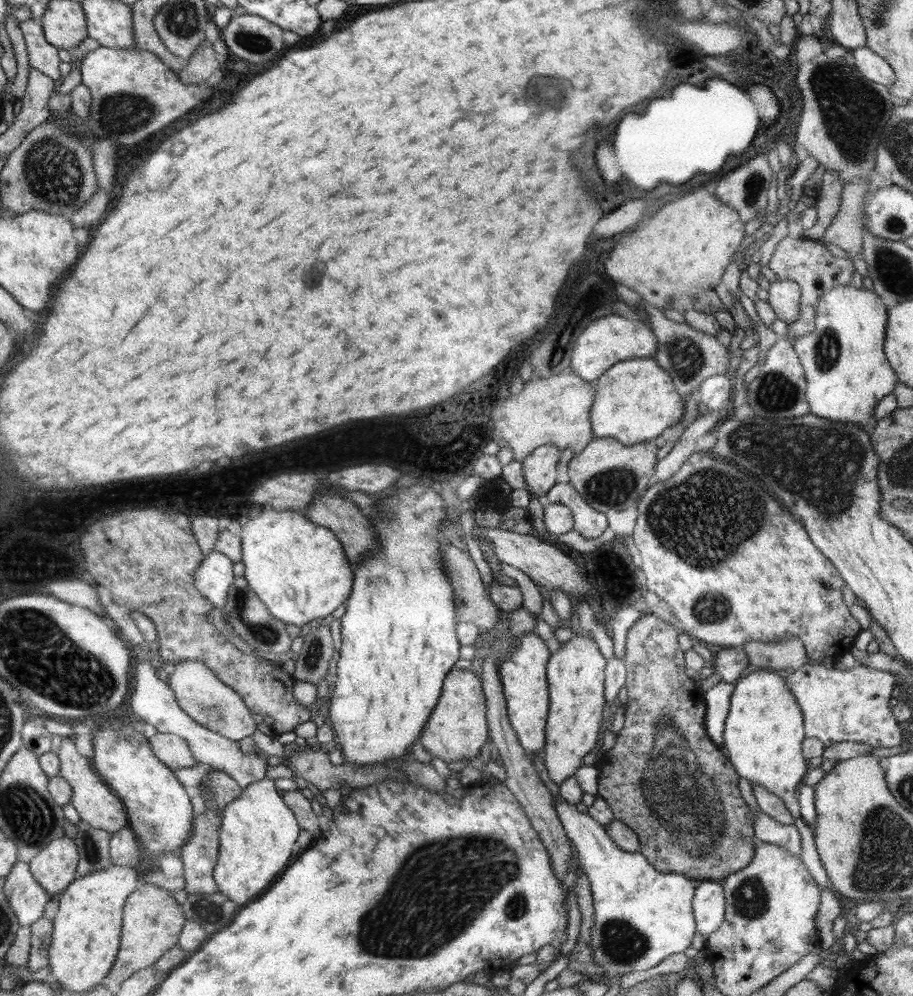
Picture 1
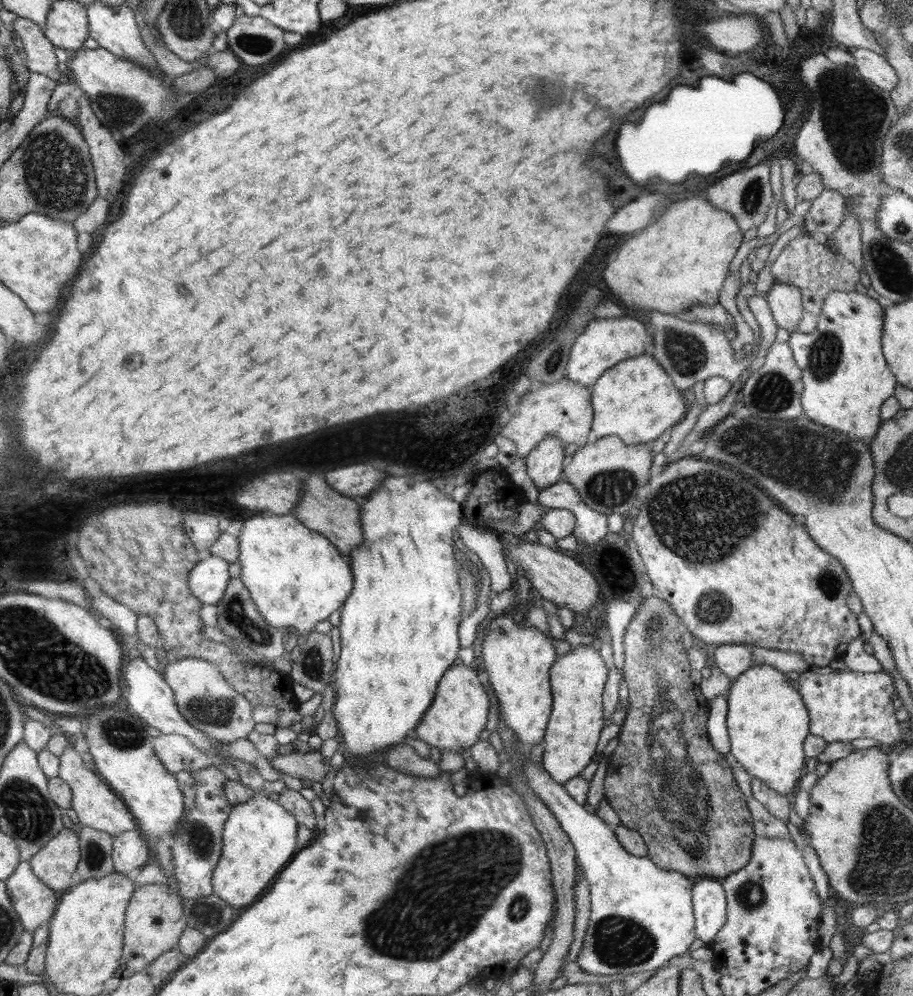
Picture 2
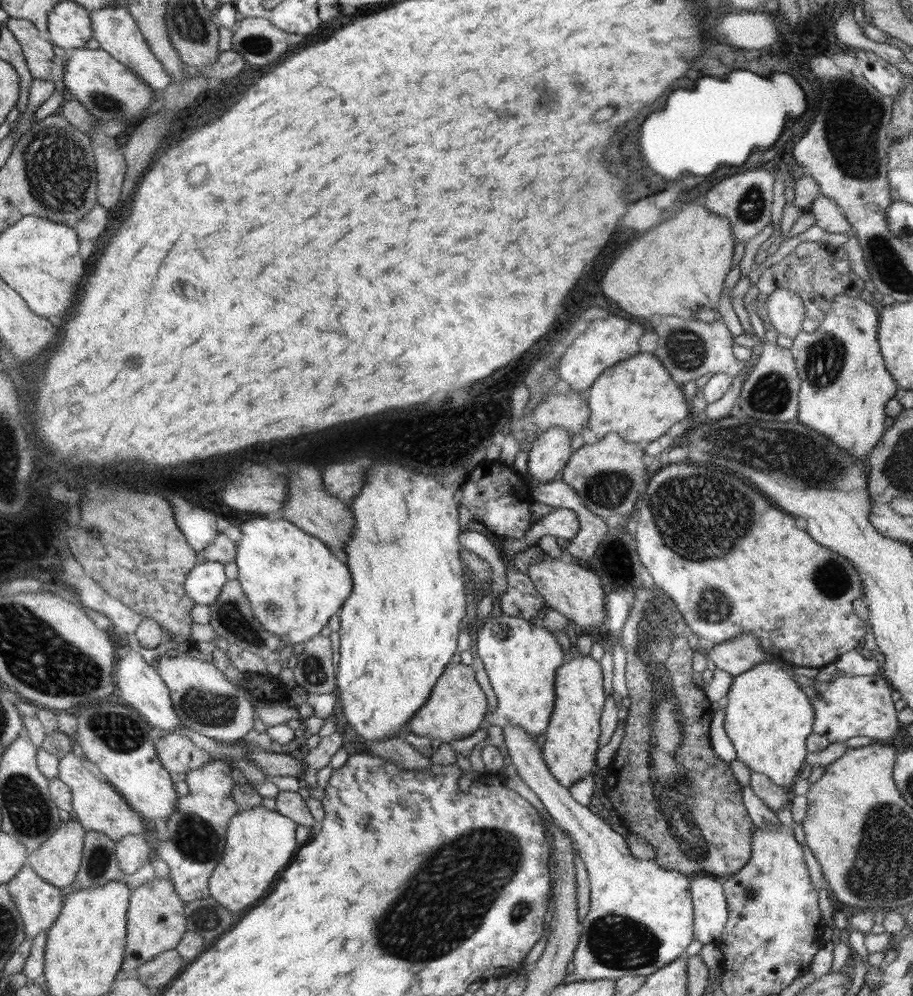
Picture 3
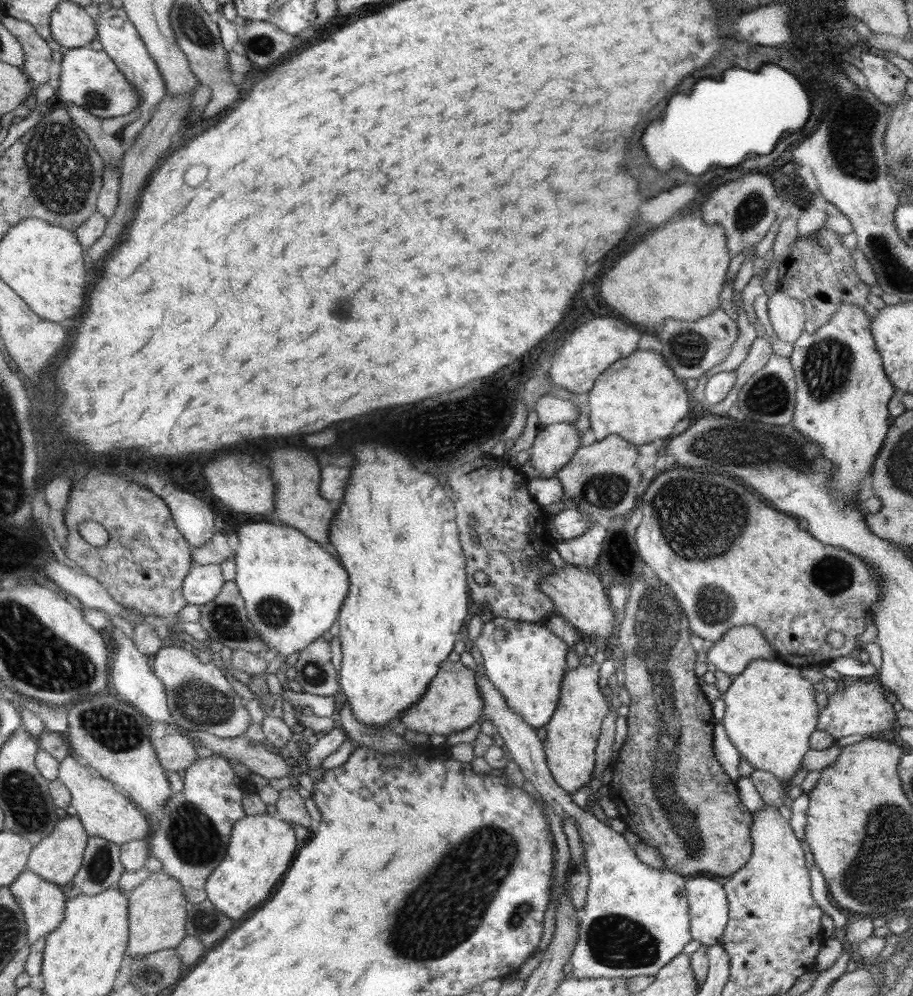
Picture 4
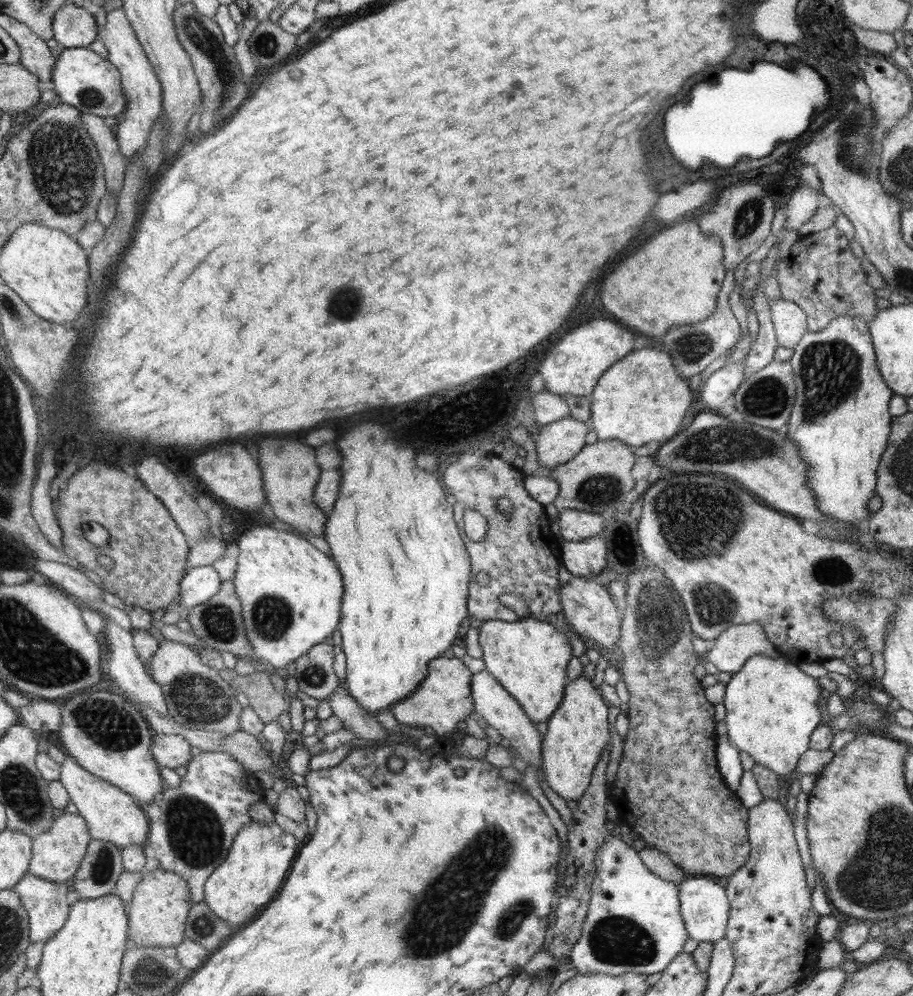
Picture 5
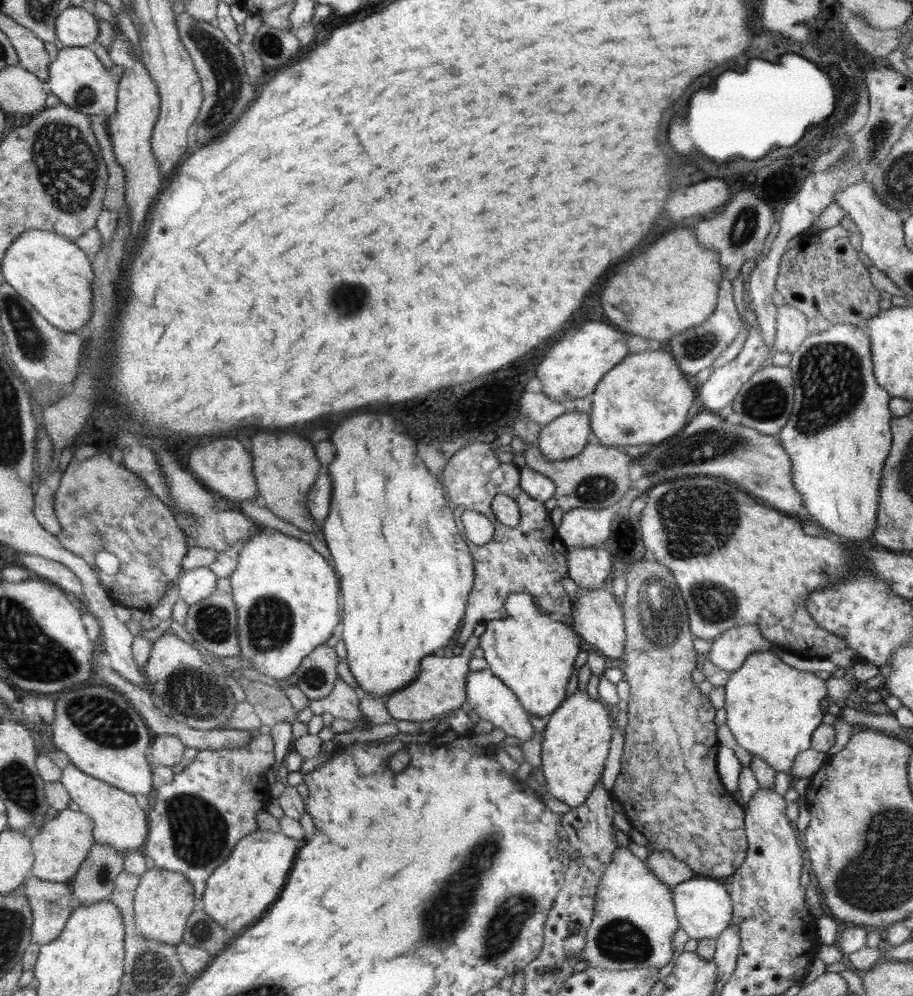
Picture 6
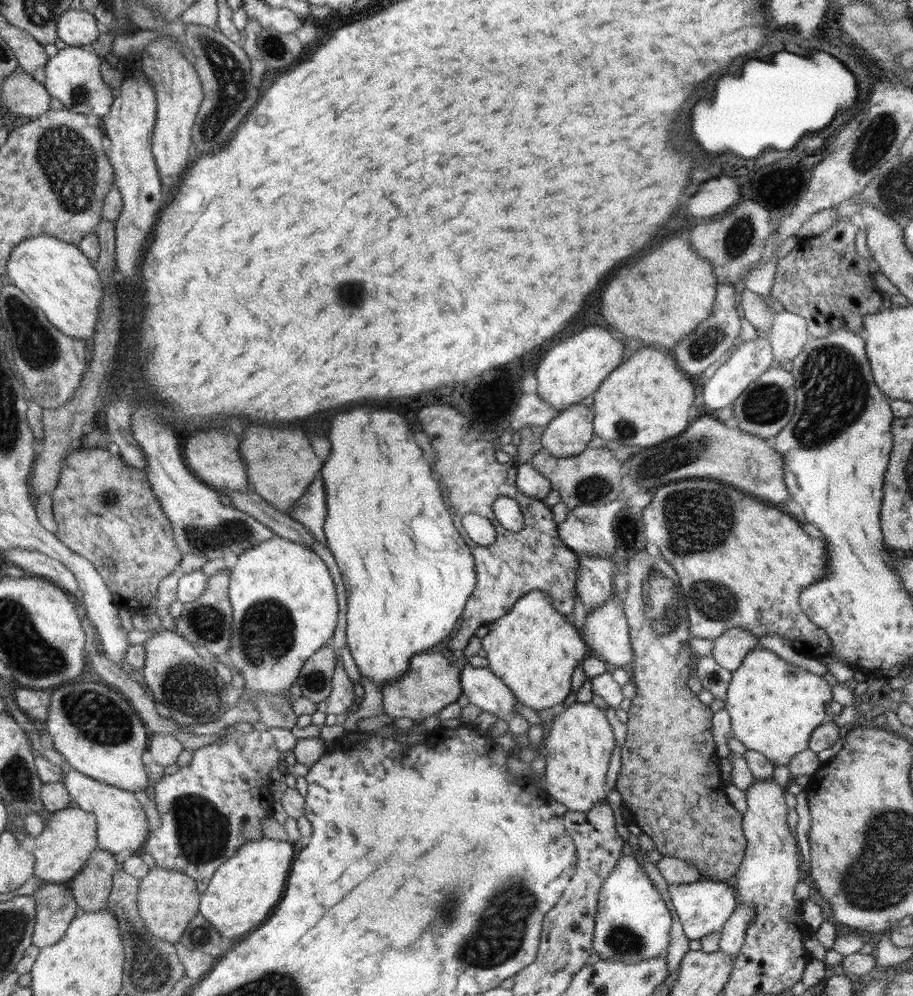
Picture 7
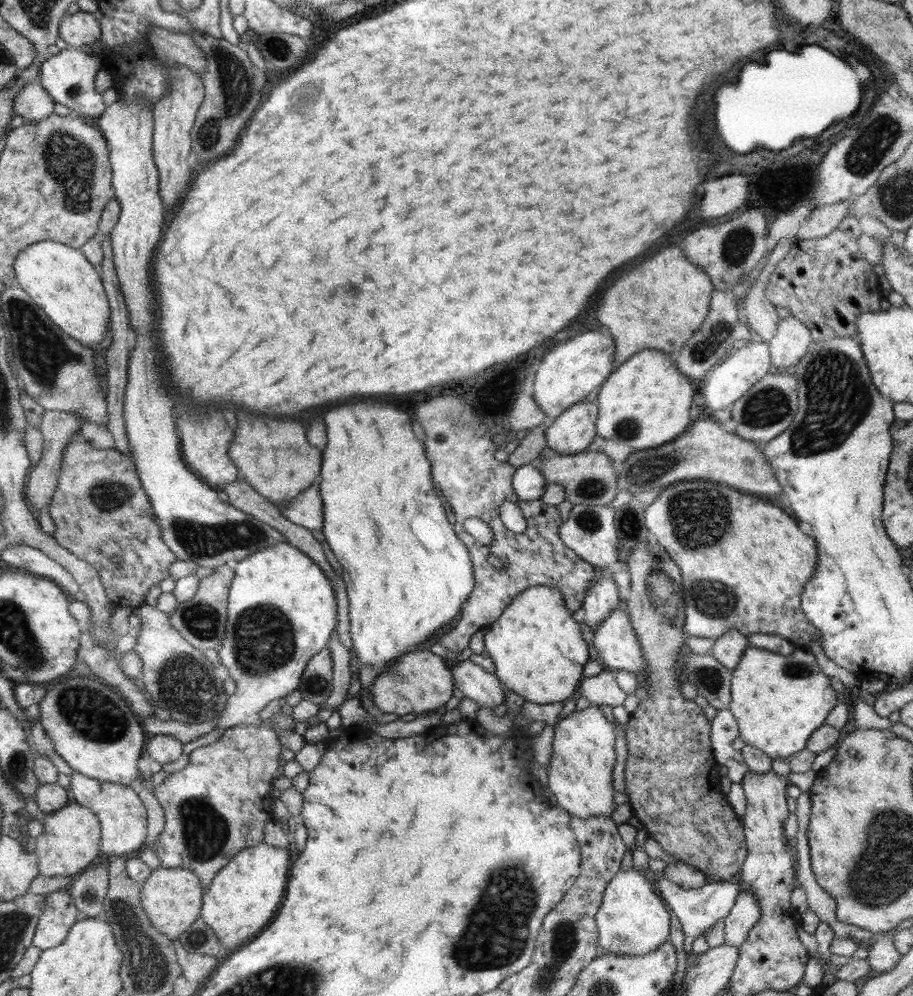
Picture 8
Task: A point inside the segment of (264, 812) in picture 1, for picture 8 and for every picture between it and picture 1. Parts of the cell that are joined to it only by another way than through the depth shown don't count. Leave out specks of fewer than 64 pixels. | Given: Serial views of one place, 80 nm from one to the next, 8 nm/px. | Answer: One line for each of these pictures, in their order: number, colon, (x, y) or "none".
2: (259, 837)
3: (260, 843)
4: (261, 848)
5: (259, 859)
6: (240, 891)
7: (241, 895)
8: (244, 897)

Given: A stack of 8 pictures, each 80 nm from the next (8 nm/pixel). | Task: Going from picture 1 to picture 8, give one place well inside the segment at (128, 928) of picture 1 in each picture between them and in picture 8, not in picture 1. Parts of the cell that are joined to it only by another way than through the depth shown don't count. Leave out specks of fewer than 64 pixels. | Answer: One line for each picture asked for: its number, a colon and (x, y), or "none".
2: (154, 920)
3: (156, 914)
4: (157, 908)
5: (158, 910)
6: (164, 900)
7: (168, 900)
8: (172, 898)

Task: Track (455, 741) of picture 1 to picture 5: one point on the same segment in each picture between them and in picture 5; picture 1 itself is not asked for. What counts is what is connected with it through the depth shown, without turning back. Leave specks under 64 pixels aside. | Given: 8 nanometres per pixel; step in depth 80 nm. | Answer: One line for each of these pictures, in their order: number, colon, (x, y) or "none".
2: (454, 721)
3: (456, 707)
4: (451, 703)
5: (443, 698)

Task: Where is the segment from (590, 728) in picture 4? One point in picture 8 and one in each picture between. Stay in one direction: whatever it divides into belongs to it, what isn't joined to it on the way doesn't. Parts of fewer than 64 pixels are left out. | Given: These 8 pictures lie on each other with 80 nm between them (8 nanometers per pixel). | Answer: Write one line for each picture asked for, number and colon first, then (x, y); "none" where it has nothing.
5: (578, 730)
6: (576, 743)
7: (577, 751)
8: (580, 771)

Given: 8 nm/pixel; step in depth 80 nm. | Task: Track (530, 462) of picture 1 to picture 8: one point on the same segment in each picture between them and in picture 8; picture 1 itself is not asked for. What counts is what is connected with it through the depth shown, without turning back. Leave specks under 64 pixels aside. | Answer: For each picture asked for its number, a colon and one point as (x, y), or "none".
2: (545, 462)
3: (549, 452)
4: (554, 445)
5: (557, 442)
6: (566, 436)
7: (568, 433)
8: (572, 432)

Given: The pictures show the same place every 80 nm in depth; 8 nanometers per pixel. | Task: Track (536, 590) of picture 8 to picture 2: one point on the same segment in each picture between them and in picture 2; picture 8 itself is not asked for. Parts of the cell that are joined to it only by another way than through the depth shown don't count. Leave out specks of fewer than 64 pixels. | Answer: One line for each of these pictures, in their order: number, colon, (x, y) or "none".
2: (517, 658)
3: (521, 659)
4: (526, 662)
5: (528, 657)
6: (533, 655)
7: (534, 649)

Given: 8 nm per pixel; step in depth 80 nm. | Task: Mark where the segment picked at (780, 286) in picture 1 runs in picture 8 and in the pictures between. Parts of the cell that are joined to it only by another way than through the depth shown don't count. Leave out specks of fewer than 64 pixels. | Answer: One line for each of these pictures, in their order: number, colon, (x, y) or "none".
2: (785, 302)
3: (786, 312)
4: (787, 315)
5: (789, 320)
6: (792, 330)
7: (788, 335)
8: (790, 343)

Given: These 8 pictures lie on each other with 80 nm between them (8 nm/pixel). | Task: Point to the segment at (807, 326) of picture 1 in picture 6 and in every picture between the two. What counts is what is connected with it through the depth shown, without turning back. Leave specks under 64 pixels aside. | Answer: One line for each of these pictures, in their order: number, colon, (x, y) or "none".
2: (806, 263)
3: (816, 271)
4: (819, 272)
5: (820, 274)
6: (821, 275)

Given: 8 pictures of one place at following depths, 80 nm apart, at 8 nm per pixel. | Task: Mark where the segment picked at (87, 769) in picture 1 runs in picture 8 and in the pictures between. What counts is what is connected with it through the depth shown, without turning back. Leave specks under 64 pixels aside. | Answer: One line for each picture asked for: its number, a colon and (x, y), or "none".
2: (96, 805)
3: (99, 807)
4: (105, 812)
5: (113, 816)
6: (117, 820)
7: (121, 824)
8: (123, 818)

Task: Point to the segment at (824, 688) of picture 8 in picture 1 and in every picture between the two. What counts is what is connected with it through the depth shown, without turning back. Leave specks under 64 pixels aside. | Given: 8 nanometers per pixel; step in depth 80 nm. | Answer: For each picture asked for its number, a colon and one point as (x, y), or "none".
1: (763, 733)
2: (767, 721)
3: (768, 717)
4: (770, 712)
5: (771, 706)
6: (773, 709)
7: (774, 706)

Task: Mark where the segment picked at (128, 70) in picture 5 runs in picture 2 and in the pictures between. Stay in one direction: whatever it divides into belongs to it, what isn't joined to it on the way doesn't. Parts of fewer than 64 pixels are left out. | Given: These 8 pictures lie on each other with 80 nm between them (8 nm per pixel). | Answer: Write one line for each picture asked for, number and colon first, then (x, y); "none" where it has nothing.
2: (116, 29)
3: (116, 31)
4: (116, 33)

